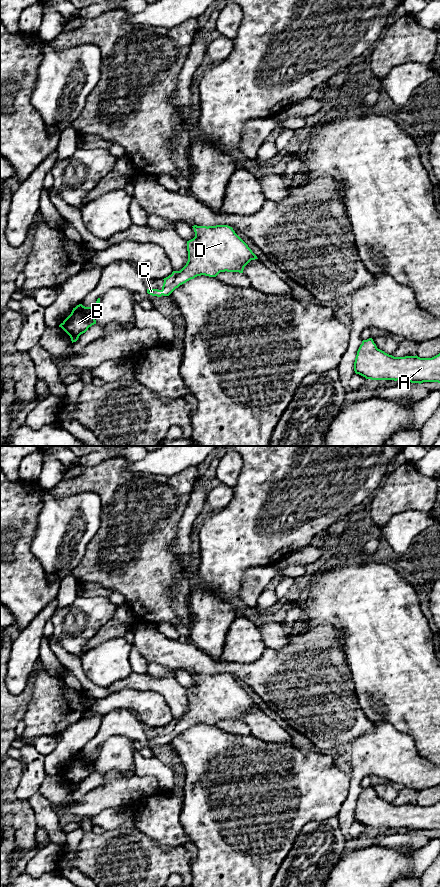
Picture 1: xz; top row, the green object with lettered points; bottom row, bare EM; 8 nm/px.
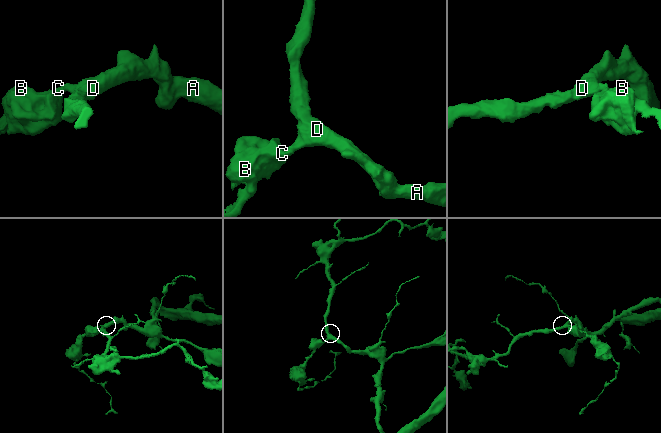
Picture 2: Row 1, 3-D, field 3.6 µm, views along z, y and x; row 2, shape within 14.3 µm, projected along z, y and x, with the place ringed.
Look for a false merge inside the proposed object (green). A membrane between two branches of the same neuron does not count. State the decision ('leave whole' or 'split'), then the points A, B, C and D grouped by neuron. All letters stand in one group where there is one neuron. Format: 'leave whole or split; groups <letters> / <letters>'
leave whole; groups A B C D

